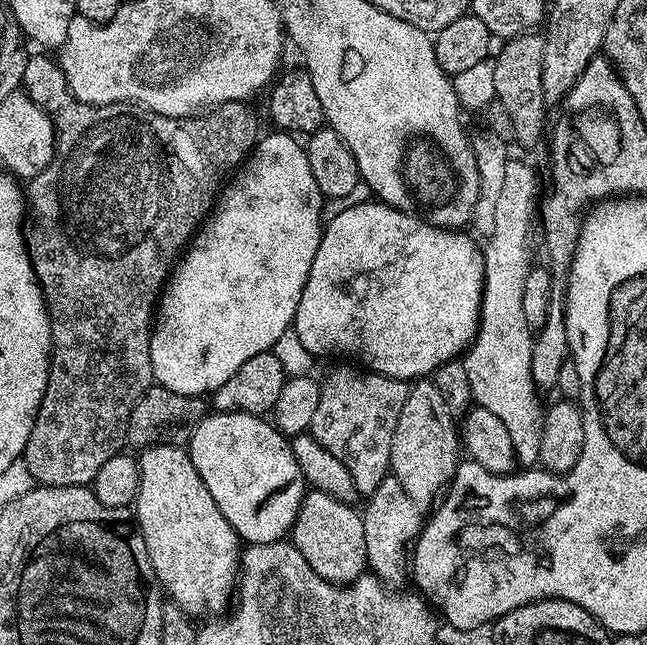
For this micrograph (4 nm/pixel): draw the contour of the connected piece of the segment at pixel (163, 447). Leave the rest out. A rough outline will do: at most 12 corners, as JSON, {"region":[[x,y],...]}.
{"region":[[183,447],[138,456],[134,519],[156,582],[219,613],[241,538]]}

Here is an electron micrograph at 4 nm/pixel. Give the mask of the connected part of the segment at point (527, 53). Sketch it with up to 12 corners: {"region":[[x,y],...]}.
{"region":[[544,37],[505,39],[495,53],[494,90],[515,143],[545,131]]}

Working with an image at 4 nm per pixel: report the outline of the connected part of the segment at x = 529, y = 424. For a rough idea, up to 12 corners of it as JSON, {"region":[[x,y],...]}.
{"region":[[510,158],[486,238],[480,328],[463,362],[517,463],[540,456],[522,309],[536,174]]}

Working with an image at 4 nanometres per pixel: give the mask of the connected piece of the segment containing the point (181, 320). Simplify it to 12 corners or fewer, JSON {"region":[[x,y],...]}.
{"region":[[272,130],[154,312],[152,379],[203,397],[293,327],[322,231]]}

